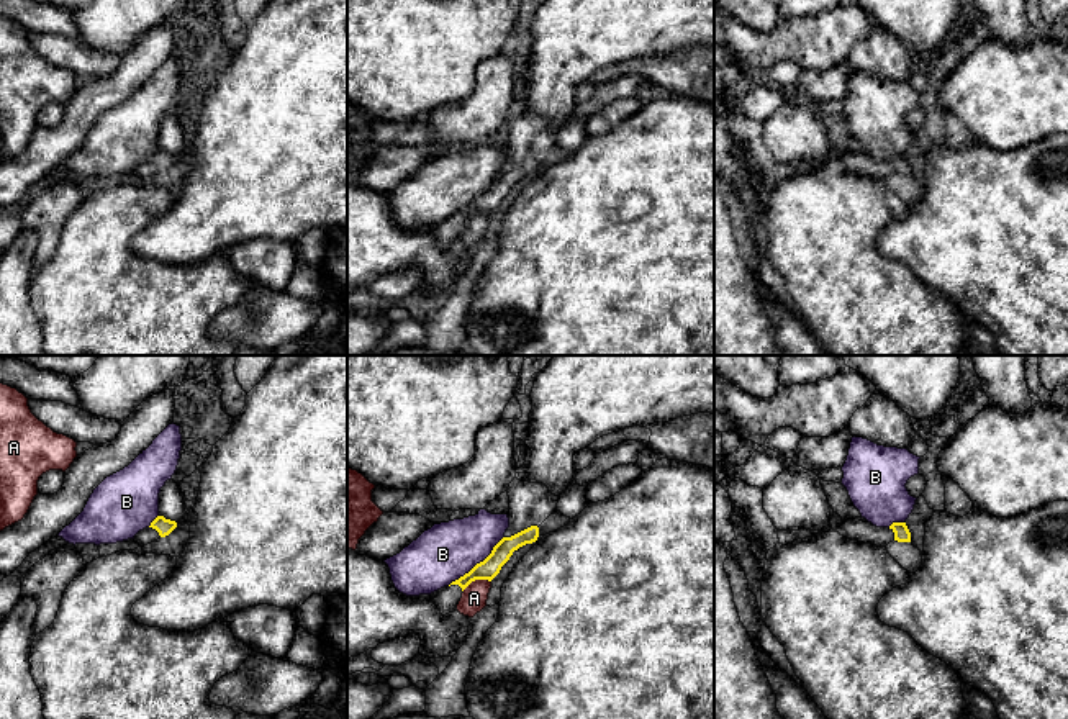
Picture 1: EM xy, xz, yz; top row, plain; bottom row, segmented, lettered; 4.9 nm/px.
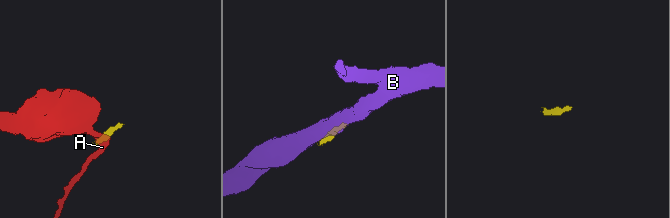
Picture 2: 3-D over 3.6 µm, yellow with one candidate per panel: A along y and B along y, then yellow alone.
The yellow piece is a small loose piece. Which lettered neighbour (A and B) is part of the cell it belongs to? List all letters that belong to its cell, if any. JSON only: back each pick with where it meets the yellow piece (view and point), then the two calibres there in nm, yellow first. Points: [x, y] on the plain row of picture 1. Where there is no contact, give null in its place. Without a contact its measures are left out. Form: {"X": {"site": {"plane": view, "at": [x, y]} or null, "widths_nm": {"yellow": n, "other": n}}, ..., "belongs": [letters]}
{"belongs": []}

